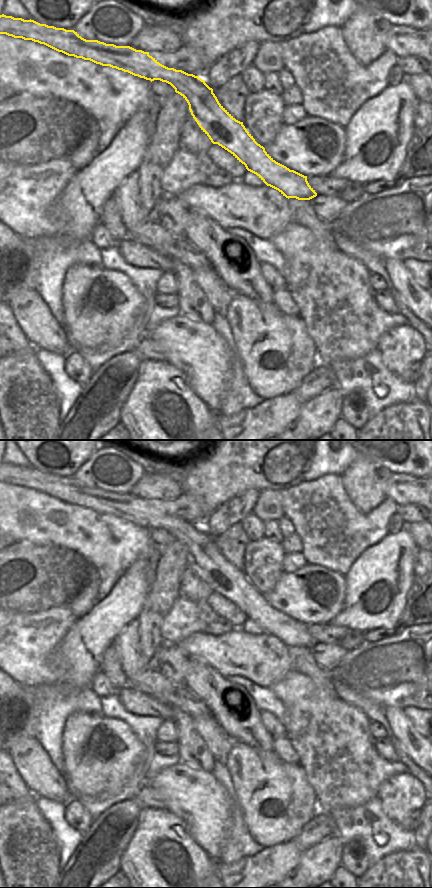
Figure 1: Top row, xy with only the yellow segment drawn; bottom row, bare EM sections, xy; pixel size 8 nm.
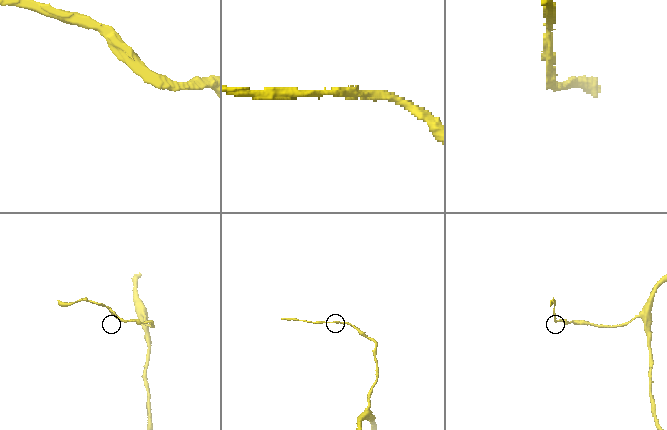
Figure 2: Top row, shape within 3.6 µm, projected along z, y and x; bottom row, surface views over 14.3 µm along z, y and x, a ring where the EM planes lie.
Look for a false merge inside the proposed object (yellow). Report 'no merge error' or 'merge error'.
no merge error

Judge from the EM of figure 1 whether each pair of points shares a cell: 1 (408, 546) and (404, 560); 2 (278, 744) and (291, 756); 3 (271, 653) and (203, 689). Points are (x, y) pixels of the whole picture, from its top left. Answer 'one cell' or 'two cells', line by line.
1: one cell
2: one cell
3: two cells

